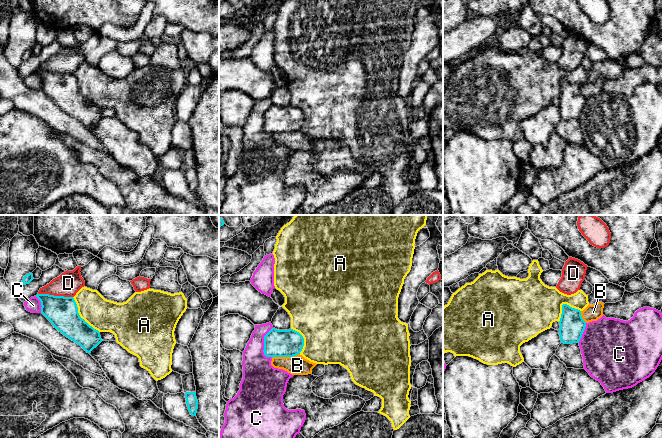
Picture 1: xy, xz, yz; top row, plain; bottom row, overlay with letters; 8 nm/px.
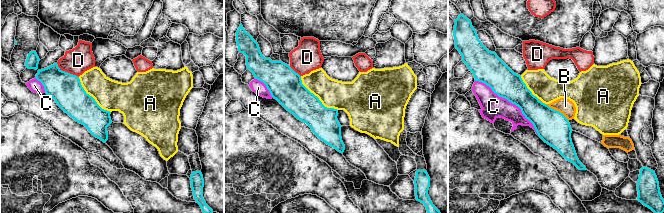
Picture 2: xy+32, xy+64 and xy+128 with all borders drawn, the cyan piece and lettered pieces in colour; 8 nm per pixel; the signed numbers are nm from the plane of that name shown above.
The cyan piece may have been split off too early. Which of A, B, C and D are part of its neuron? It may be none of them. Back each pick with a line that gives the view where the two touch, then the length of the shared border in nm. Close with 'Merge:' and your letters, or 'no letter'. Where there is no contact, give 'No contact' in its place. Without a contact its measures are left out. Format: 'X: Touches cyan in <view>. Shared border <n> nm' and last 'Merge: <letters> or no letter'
Merge: no letter

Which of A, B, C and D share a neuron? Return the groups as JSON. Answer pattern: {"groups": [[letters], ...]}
{"groups": [["A"], ["B"], ["C"], ["D"]]}

